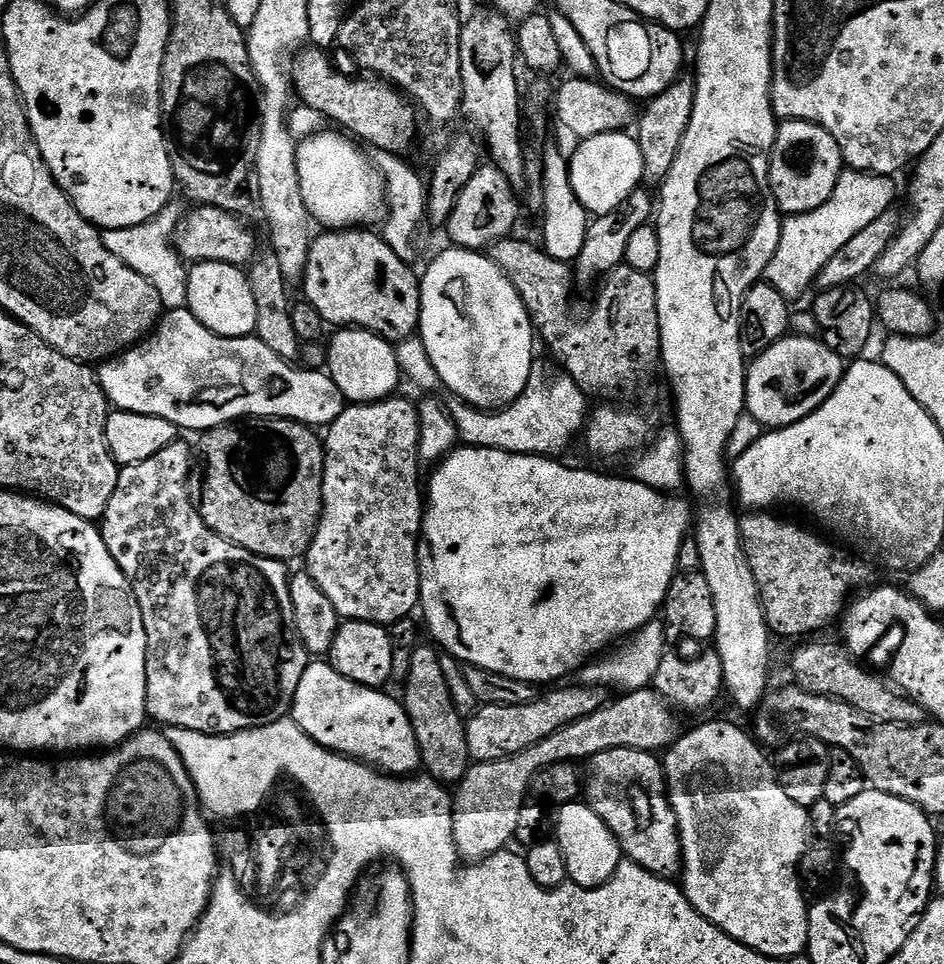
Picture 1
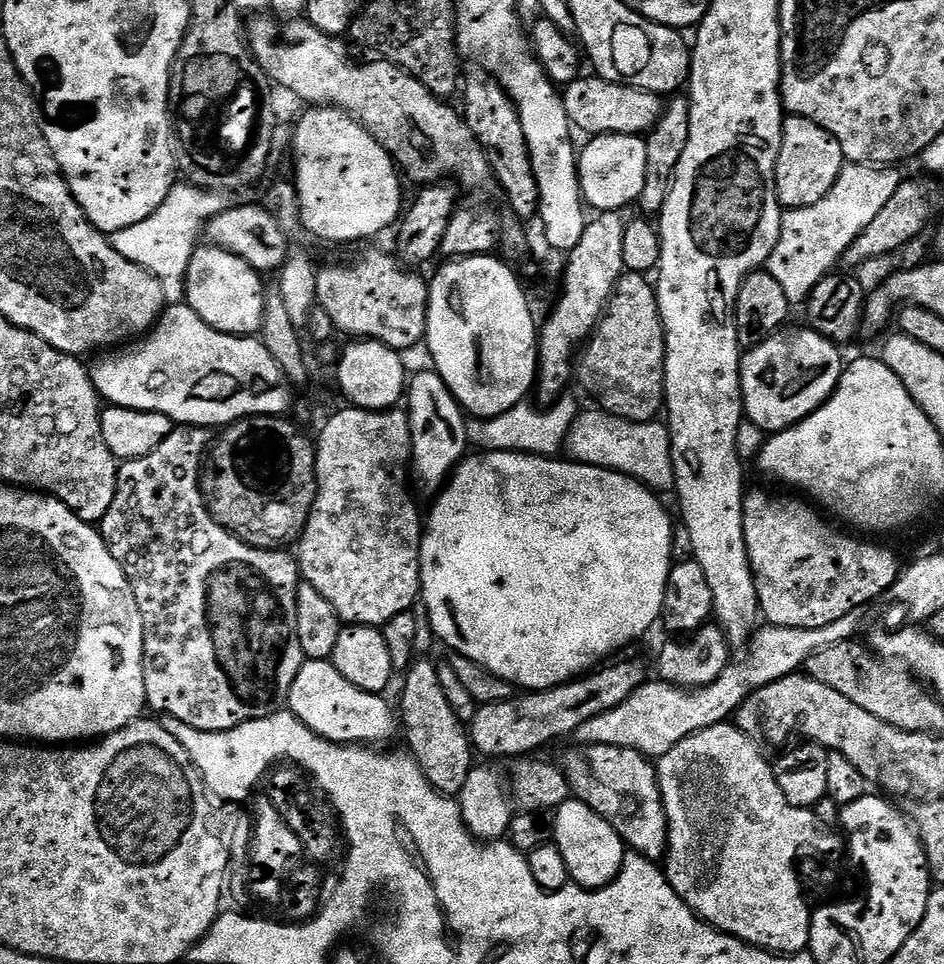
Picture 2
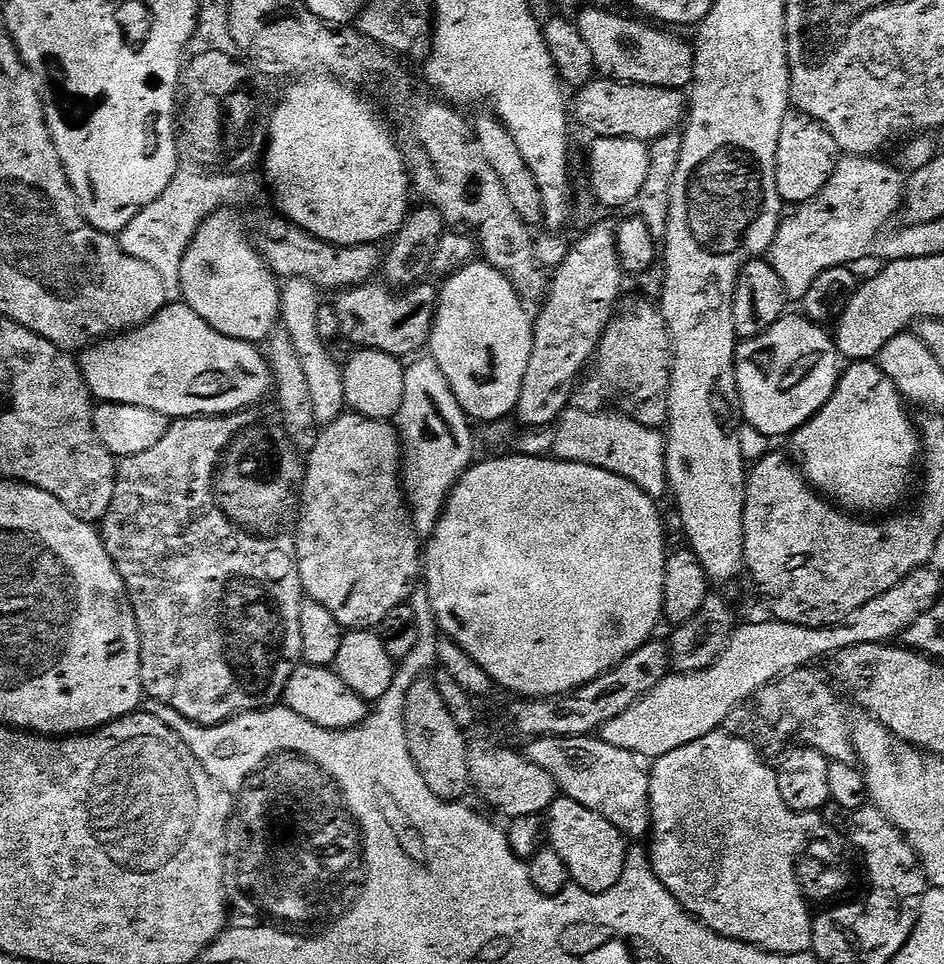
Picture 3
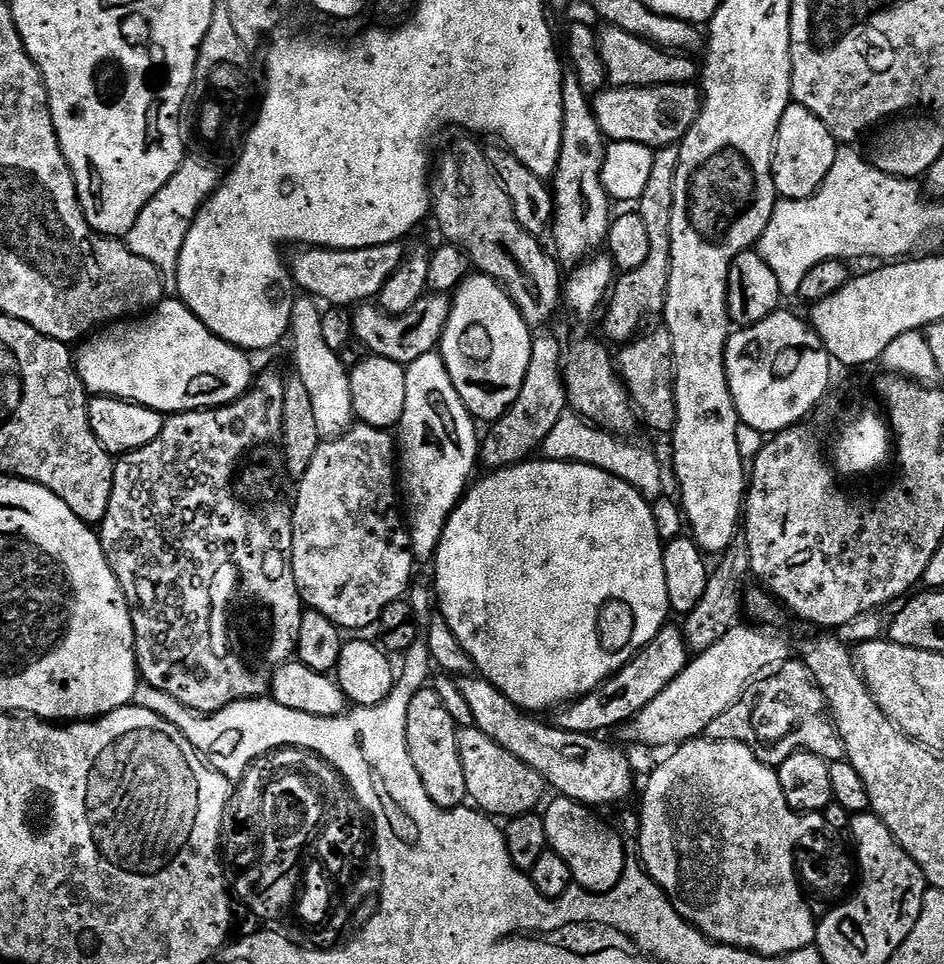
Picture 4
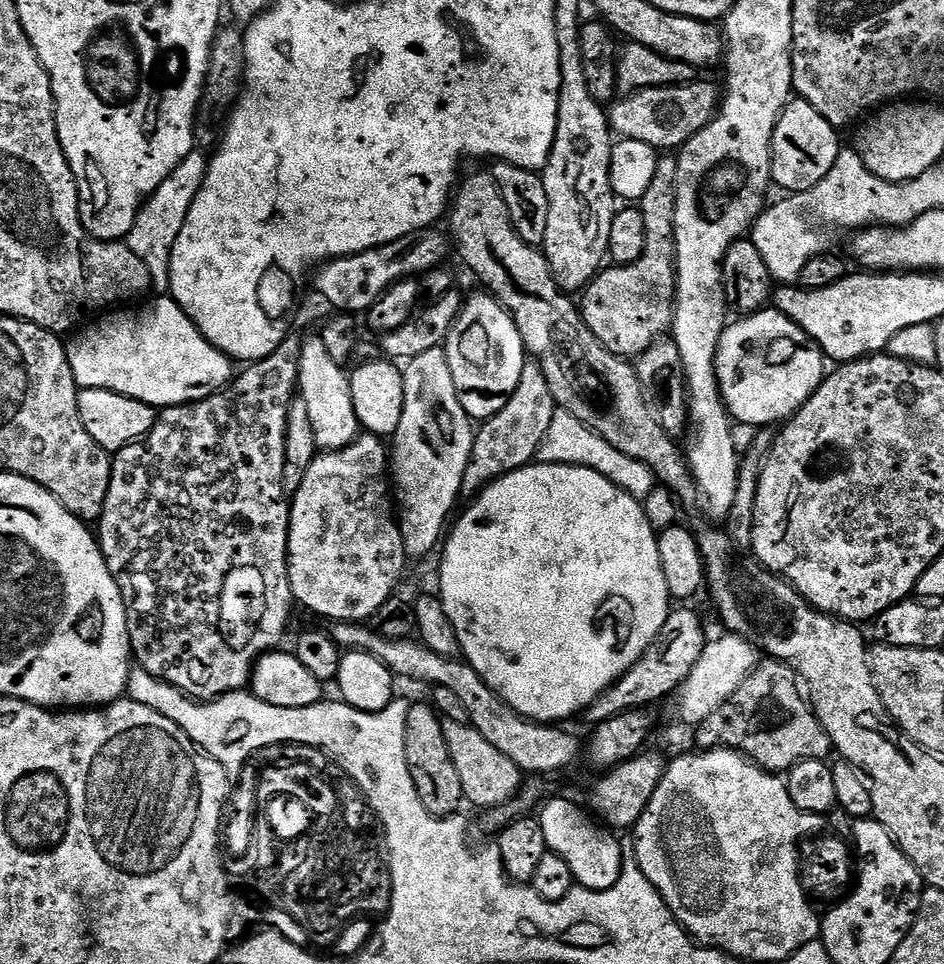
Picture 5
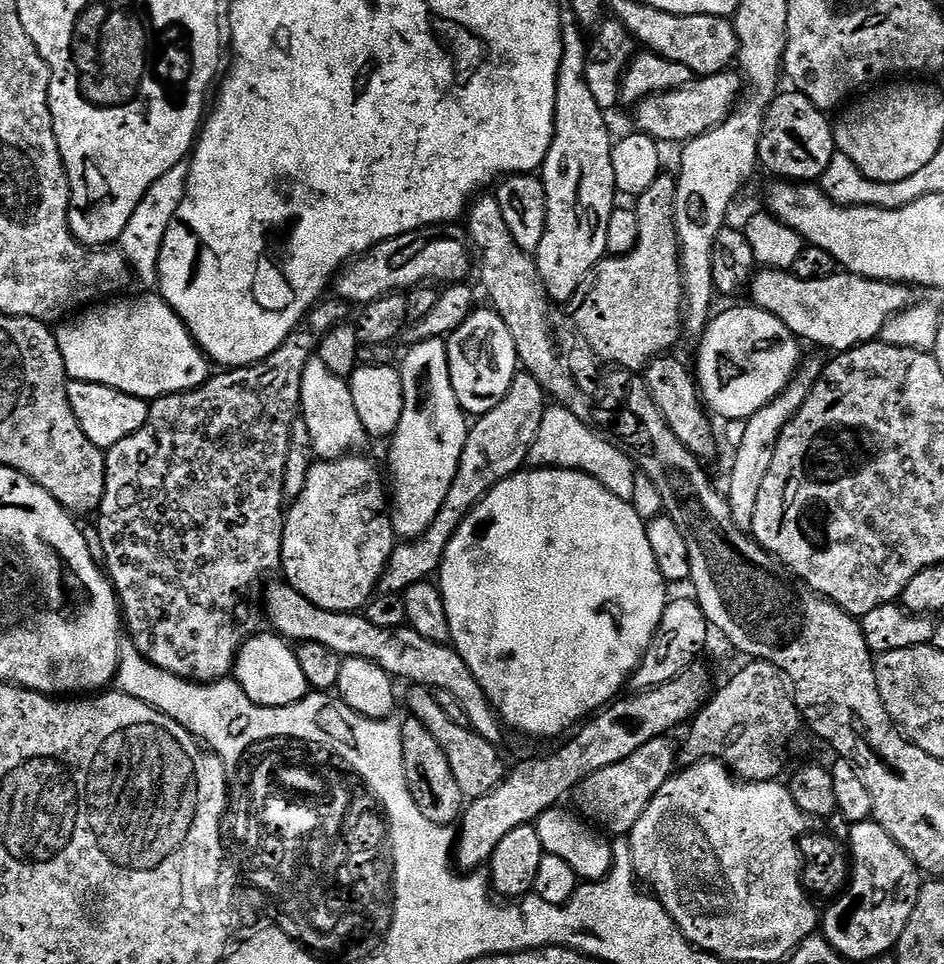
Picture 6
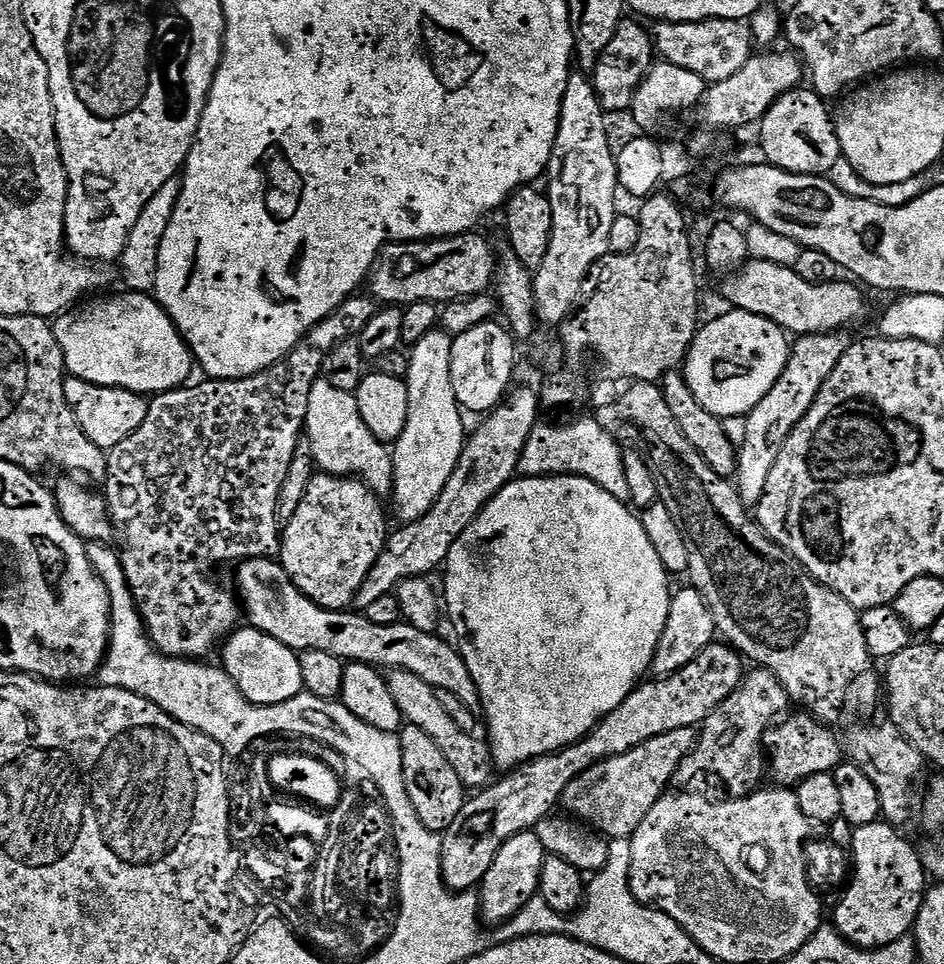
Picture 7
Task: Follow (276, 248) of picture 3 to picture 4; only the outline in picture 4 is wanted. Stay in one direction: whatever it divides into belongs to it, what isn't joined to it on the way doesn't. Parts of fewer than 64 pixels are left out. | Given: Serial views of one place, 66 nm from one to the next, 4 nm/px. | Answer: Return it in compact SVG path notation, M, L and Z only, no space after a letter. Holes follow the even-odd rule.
M403 243L366 244L359 248L343 246L304 246L293 260L290 260L290 275L297 289L305 288L309 297L330 304L333 309L351 309L361 302L377 299L386 286L386 278L403 262L406 248Z

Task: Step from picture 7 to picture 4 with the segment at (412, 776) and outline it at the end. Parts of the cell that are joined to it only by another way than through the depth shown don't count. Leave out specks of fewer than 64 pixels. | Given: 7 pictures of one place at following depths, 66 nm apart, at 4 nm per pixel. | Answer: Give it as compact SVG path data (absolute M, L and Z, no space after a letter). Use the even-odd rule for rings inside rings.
M431 686L420 689L410 702L410 710L406 710L406 746L410 750L410 762L414 762L414 770L418 770L418 778L422 778L422 787L439 808L459 808L469 799L466 788L466 777L459 758L458 729L454 718L450 718L442 706L442 698Z

